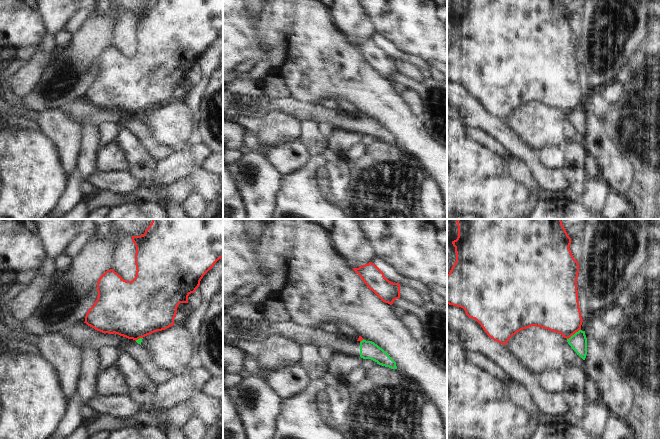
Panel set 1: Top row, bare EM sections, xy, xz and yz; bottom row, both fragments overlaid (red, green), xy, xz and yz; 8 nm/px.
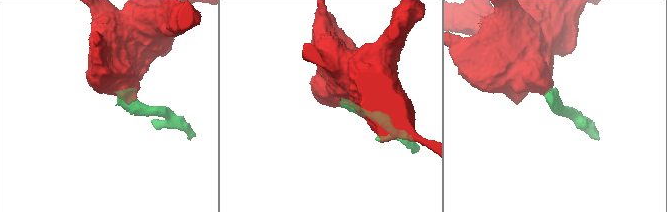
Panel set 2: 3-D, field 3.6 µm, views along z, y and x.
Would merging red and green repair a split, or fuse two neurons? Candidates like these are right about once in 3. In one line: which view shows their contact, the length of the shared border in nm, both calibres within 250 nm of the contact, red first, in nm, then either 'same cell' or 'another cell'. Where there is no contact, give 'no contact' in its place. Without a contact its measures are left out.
yz | 140 nm | 360/140 nm | another cell

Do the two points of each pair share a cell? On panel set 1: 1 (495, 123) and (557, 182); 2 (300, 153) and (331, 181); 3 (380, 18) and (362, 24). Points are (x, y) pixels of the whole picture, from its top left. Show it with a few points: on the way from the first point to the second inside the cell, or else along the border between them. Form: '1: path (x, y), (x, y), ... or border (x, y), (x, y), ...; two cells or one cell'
1: path (510, 139), (541, 170); one cell
2: border (310, 157), (302, 167), (289, 173); two cells
3: border (363, 10), (368, 15), (375, 32); two cells

